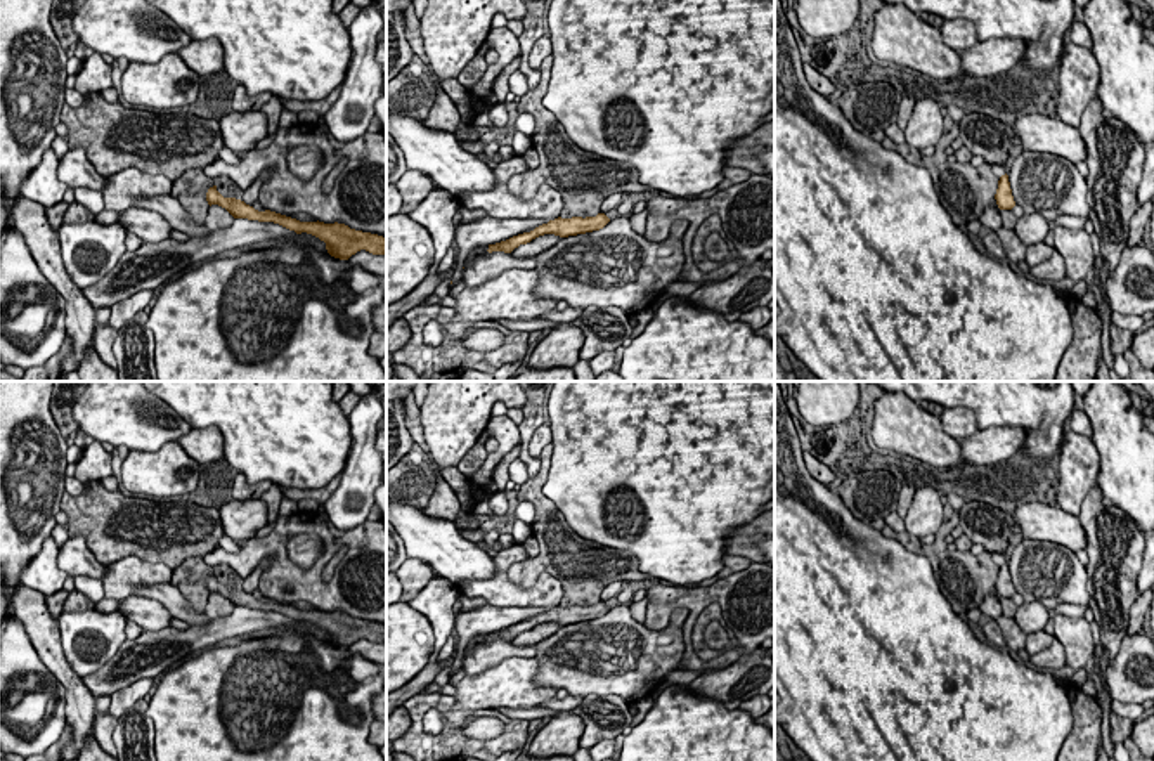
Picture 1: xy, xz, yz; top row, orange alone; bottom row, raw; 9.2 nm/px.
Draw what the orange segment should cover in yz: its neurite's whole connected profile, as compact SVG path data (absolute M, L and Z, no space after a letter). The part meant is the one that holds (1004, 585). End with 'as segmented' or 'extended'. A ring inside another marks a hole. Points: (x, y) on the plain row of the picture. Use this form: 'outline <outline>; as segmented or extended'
outline M1007 562L1002 563L998 569L998 577L996 577L995 588L996 588L996 593L1000 598L1012 598L1015 595Z; as segmented

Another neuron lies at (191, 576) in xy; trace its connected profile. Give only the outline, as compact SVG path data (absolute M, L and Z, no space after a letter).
M192 556L184 560L173 569L172 584L182 593L182 596L192 605L198 614L204 614L208 603L206 581L217 574L218 569L208 565L204 556Z

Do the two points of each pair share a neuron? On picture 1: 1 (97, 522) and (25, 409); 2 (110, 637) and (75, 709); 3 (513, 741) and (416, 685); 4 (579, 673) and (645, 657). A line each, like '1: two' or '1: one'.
1: two
2: two
3: two
4: one

